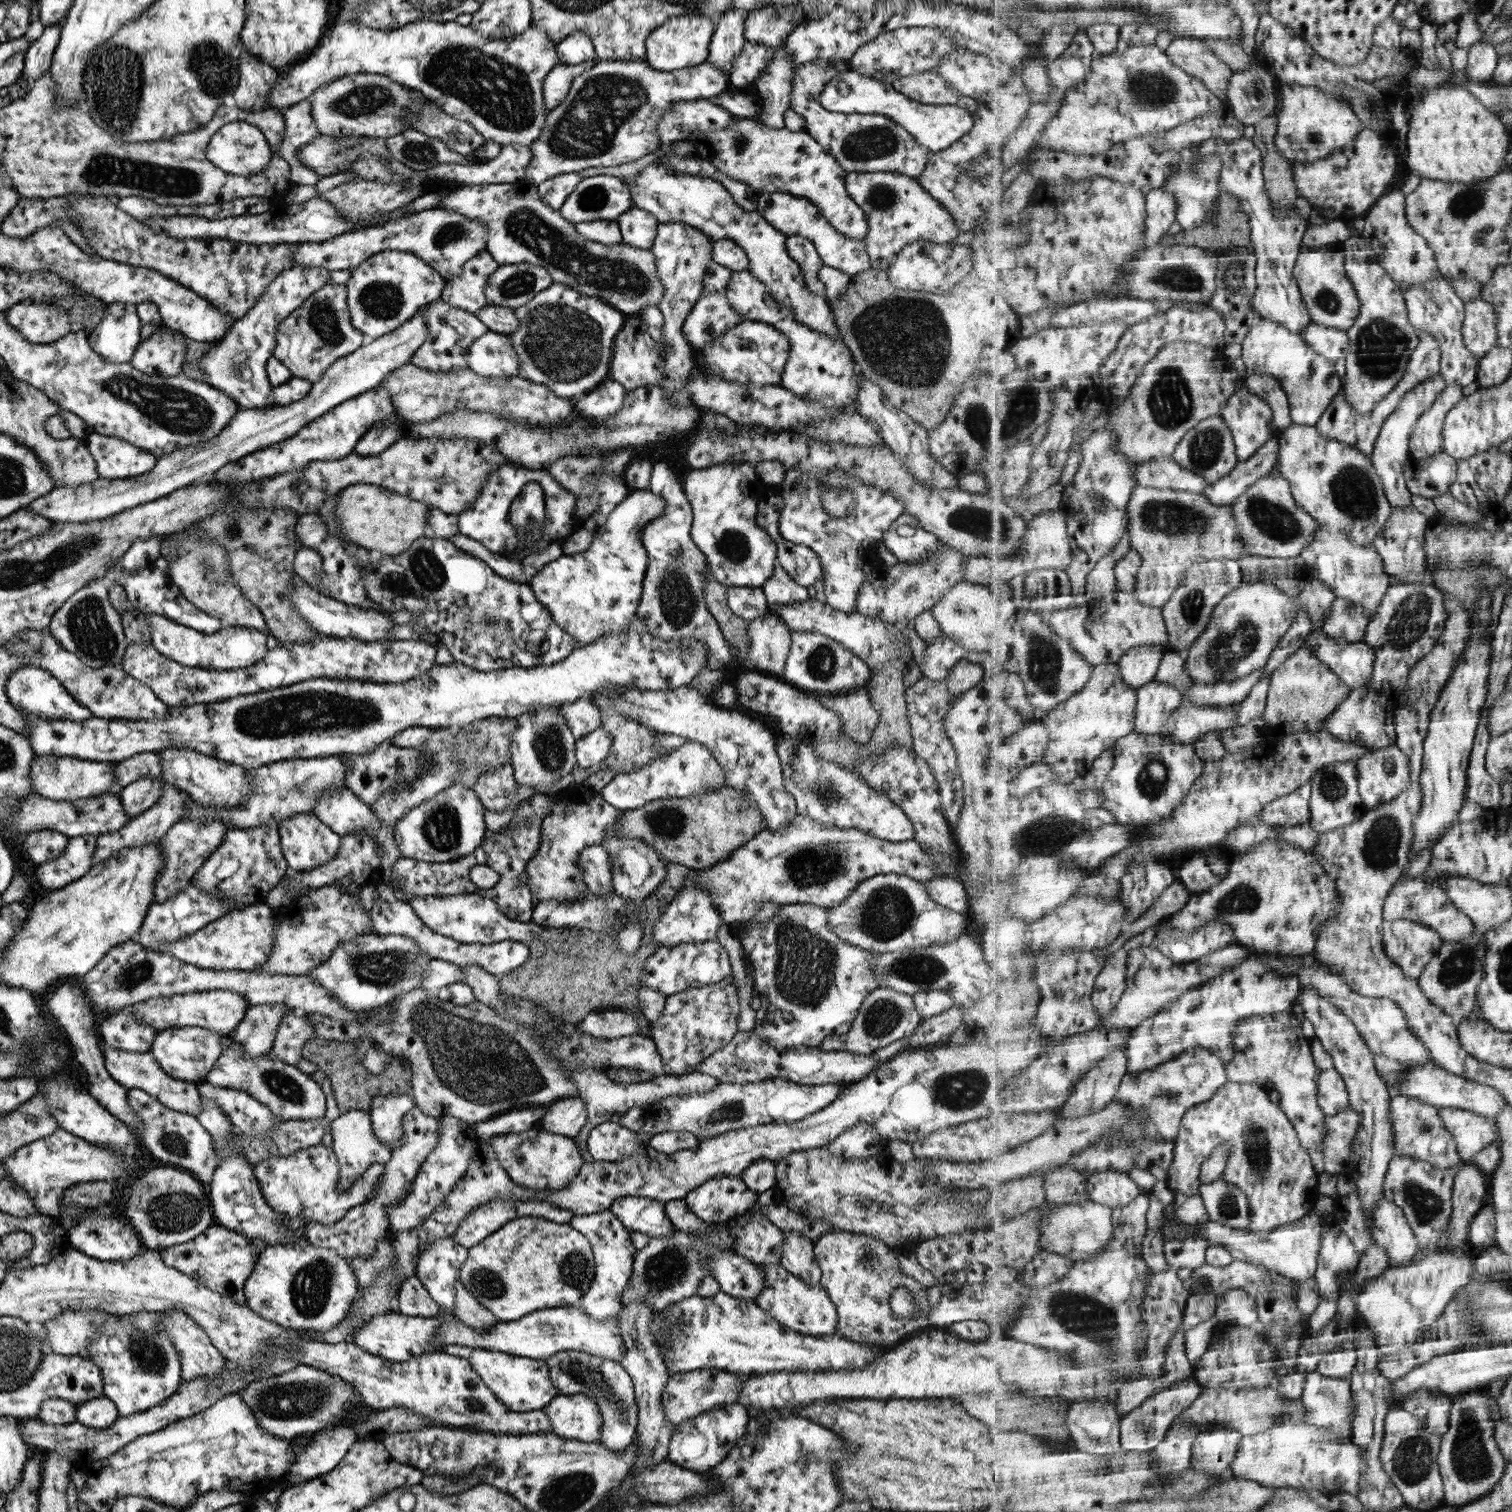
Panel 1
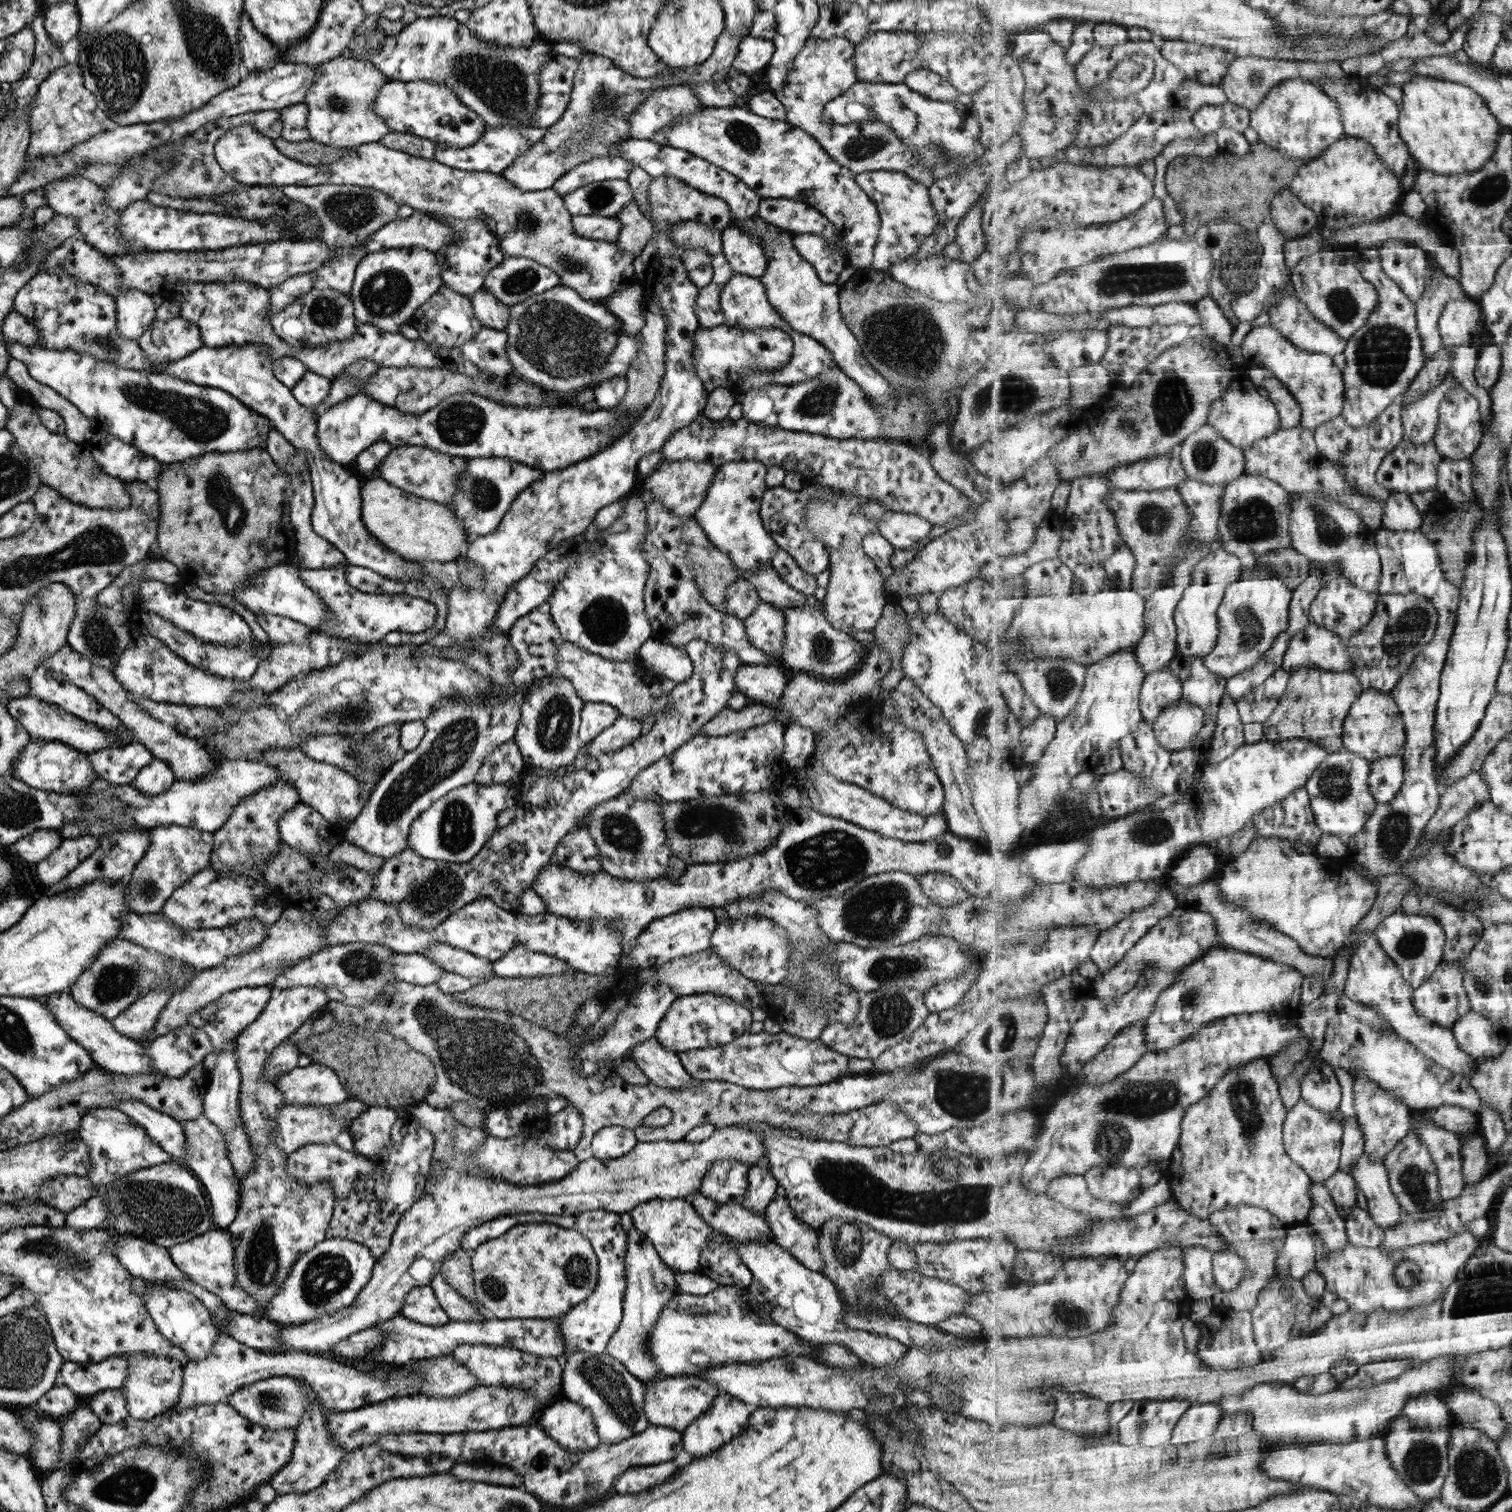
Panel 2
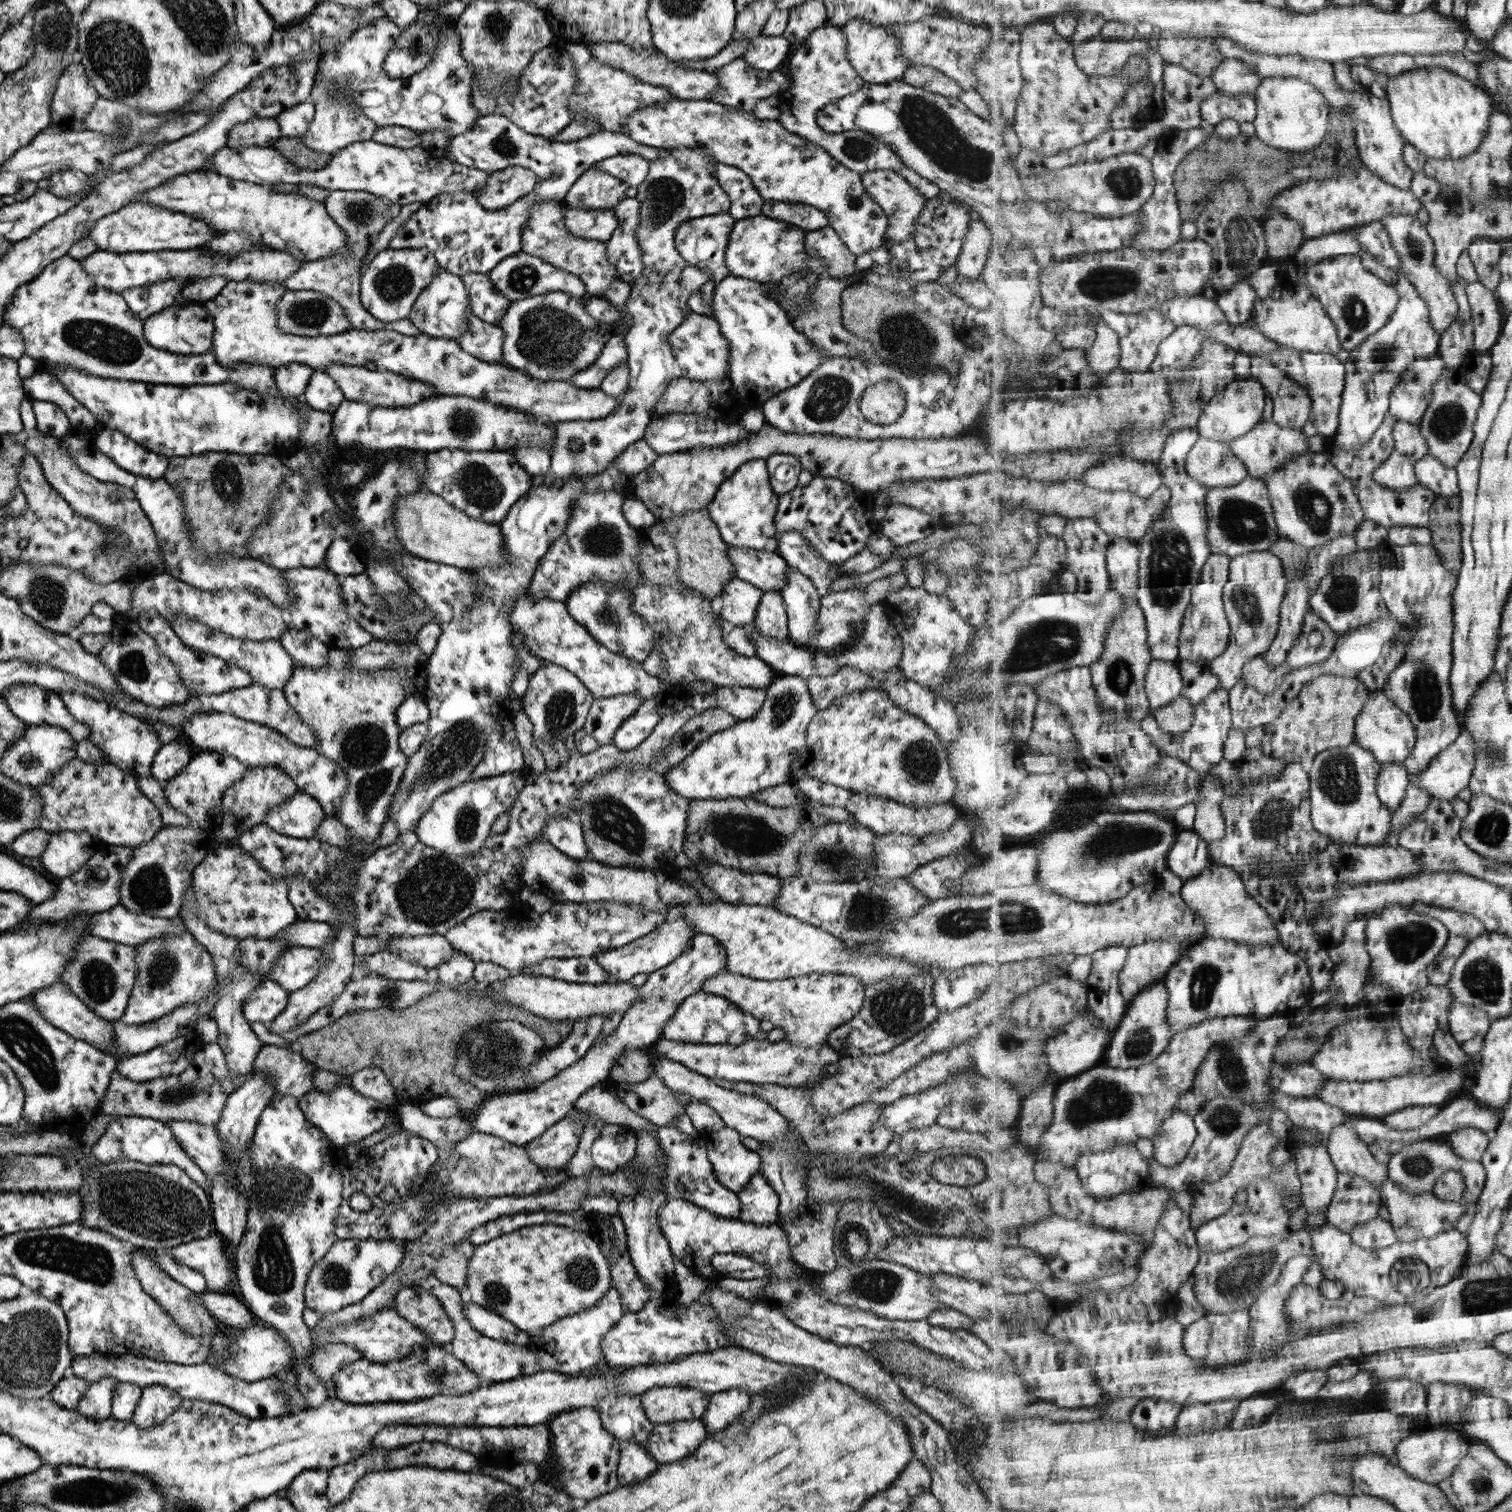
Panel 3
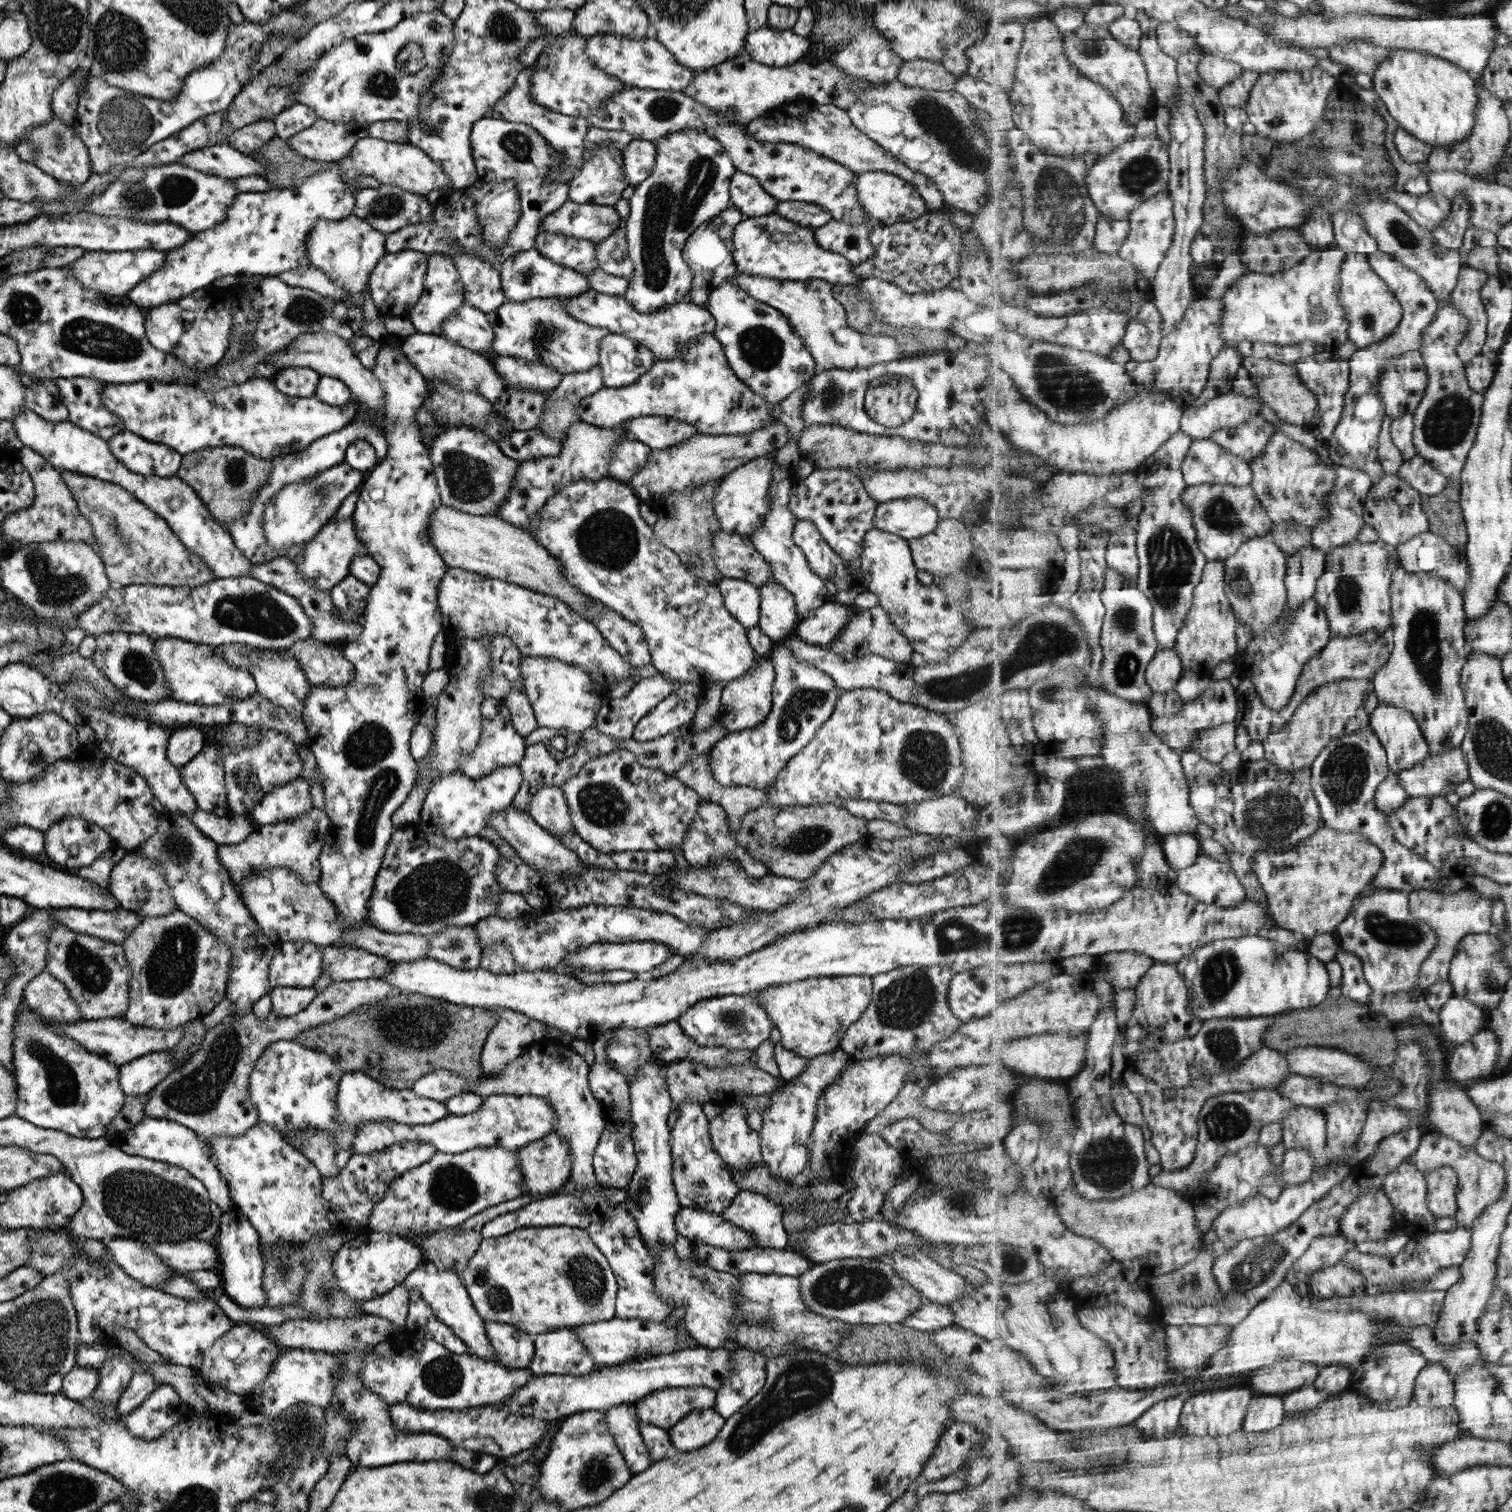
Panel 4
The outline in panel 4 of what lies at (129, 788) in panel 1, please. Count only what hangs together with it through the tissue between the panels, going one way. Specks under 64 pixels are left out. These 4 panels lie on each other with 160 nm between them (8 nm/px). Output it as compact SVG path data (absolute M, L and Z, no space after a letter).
M188 725L170 732L166 744L166 759L175 768L182 767L203 748L205 728L207 727L201 725Z

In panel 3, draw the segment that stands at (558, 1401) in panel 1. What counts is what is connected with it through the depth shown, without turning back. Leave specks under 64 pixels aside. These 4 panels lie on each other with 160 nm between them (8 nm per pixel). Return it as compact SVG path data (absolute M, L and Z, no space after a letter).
M581 1407L560 1412L547 1422L547 1426L553 1452L551 1472L572 1501L584 1503L617 1486L616 1466L621 1446L601 1427L595 1409Z

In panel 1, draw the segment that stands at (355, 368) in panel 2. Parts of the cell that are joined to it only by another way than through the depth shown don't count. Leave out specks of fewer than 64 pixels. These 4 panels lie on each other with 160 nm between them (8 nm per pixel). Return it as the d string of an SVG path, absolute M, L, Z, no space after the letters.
M419 307L397 330L383 337L365 341L360 348L351 354L336 359L317 382L311 385L307 396L286 406L275 406L265 409L241 409L223 425L218 435L208 438L205 442L192 447L174 450L173 453L161 458L155 458L152 470L139 477L107 480L95 479L93 482L77 485L75 488L55 486L47 494L31 500L22 508L33 510L53 522L85 522L109 518L114 514L133 508L134 506L151 502L172 493L174 490L186 487L193 482L211 477L221 466L246 458L255 450L289 438L298 428L315 420L320 414L335 408L341 402L375 389L387 374L409 364L417 348L425 342L427 327Z

